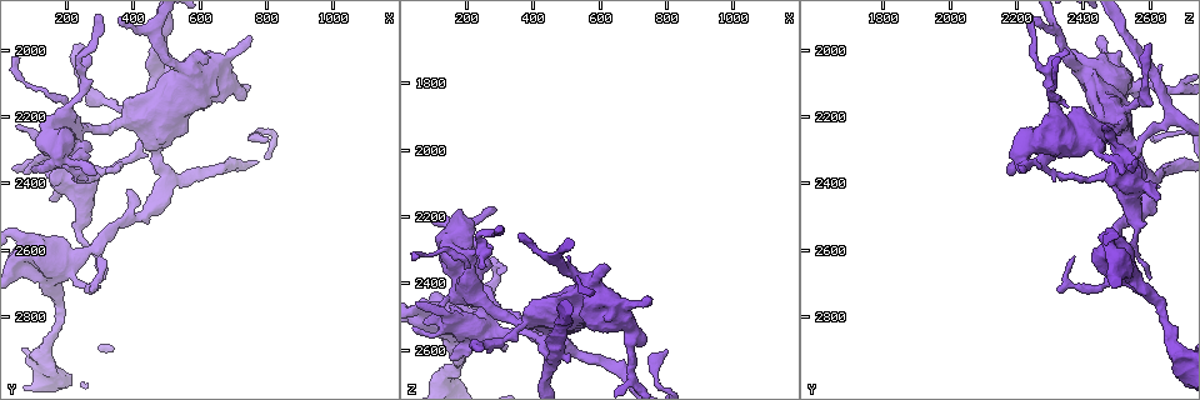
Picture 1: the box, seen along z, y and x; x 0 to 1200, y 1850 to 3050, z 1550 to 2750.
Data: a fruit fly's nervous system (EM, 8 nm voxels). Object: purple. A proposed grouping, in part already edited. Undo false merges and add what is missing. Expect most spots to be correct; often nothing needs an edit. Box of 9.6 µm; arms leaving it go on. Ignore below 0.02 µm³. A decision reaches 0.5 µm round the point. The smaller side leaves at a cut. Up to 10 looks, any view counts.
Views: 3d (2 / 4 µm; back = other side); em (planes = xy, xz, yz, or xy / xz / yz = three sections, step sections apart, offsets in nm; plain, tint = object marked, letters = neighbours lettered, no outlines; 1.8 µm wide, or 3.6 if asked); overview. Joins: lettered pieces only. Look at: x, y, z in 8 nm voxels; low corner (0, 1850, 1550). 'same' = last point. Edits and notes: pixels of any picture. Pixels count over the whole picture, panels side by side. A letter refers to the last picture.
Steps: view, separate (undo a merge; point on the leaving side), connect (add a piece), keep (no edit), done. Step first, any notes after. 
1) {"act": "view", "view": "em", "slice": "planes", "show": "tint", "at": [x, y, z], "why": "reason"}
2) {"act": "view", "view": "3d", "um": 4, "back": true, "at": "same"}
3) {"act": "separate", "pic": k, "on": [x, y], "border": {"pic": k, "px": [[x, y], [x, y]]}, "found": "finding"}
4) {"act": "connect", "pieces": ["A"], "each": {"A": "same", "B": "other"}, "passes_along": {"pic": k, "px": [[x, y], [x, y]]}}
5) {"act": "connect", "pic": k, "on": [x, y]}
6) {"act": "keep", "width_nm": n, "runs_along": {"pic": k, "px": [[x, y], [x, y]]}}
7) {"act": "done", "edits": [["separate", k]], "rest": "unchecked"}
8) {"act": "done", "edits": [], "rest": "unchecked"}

{"act": "view", "view": "3d", "um": 4, "at": [640, 2050, 2460]}

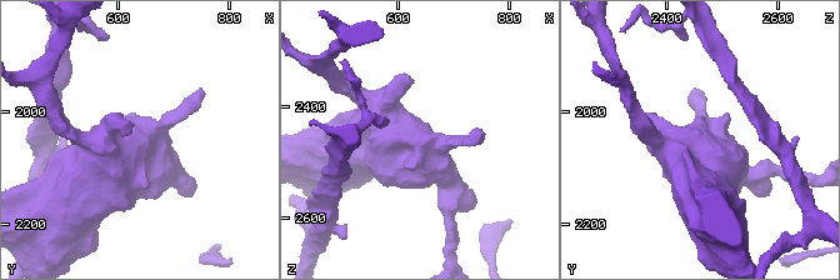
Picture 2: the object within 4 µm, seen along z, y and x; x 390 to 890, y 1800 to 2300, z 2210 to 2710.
{"act": "view", "view": "em", "um": 3.6, "slice": "planes", "show": "tint", "at": [640, 2045, 2455], "why": "need the tissue"}

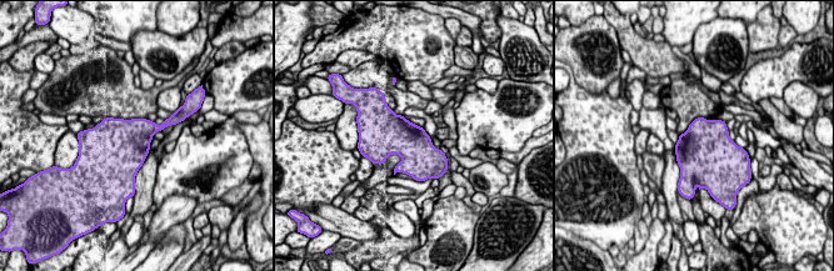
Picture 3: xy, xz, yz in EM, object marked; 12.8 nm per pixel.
{"act": "view", "view": "em", "um": 3.6, "slice": "planes", "show": "letters", "at": "same"}

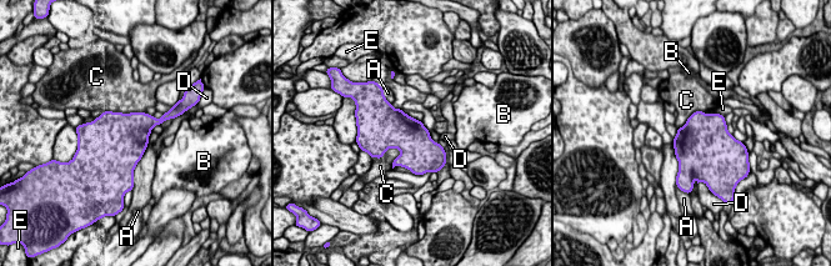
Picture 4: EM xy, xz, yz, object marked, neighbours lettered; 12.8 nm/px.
{"act": "keep", "width_nm": 460, "each": {"A": "other", "B": "other", "C": "other", "D": "other", "E": "other"}, "border": {"pic": 4, "px": [[401, 151], [388, 149], [376, 157]]}, "found": "one neuron here"}

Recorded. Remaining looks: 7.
{"act": "view", "view": "em", "slice": "xy", "step": 16, "show": "letters", "at": [230, 2150, 2300], "why": "narrows sharply"}

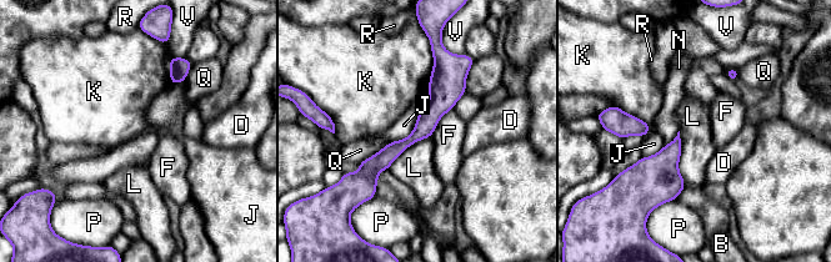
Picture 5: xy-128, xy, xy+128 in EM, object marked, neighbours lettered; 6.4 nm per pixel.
{"act": "keep", "width_nm": 140, "longest_contact_nm": ["L", 380], "each": {"B": "other", "D": "other", "F": "other", "J": "other", "K": "other", "L": "other", "N": "other", "P": "other", "Q": "other", "R": "other", "V": "other"}, "found": "continuous, no second neuron"}

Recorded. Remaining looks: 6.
{"act": "view", "view": "em", "um": 3.6, "slice": "planes", "show": "tint", "at": [440, 2290, 2550], "why": "looks like a crossing"}

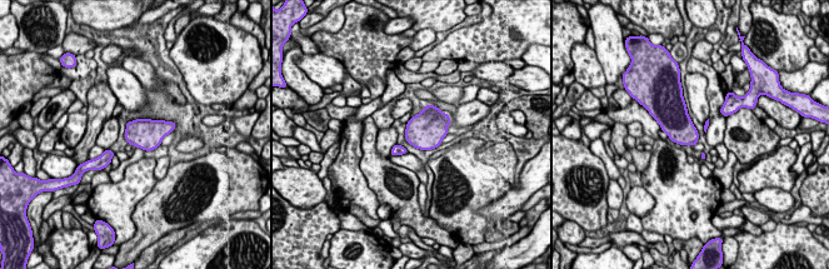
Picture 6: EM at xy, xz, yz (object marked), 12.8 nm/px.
{"act": "view", "view": "em", "um": 3.6, "slice": "planes", "show": "letters", "at": "same"}

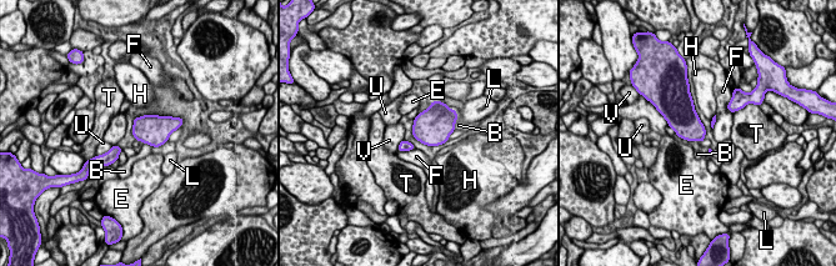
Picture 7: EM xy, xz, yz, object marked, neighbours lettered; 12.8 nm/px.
{"act": "keep", "each": {"B": "other", "E": "other", "F": "other", "H": "other", "L": "other", "T": "other", "U": "other", "V": "other"}, "border": {"pic": 7, "px": [[144, 142], [153, 147]]}, "found": "one neuron here"}

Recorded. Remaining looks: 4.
{"act": "view", "view": "3d", "um": 4, "at": [130, 2340, 2520], "why": "calibre changes"}

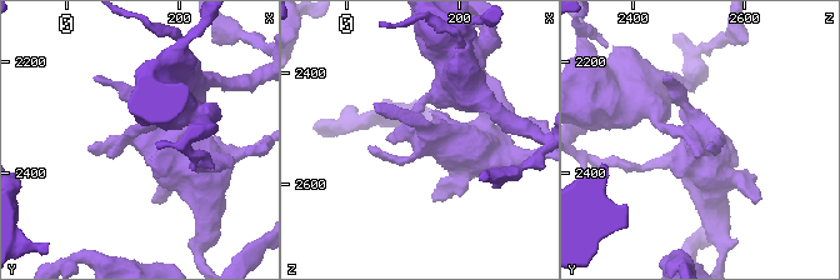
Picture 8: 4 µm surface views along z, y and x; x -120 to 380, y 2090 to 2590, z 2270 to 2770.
{"act": "view", "view": "em", "um": 3.6, "slice": "xy", "step": 4, "show": "tint", "at": [130, 2350, 2525], "why": "shape alone is not enough"}

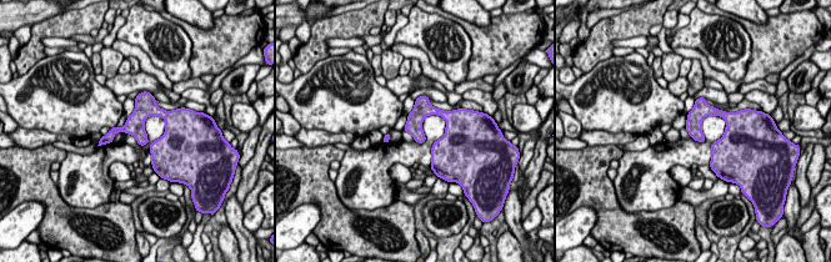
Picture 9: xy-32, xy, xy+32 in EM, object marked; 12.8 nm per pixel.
{"act": "view", "view": "em", "um": 3.6, "slice": "planes", "show": "letters", "at": "same"}

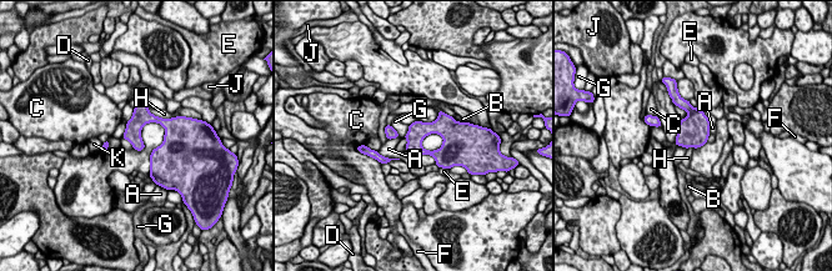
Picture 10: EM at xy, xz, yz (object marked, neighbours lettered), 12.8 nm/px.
{"act": "keep", "each": {"A": "other", "B": "other", "C": "other", "D": "other", "E": "other", "F": "other", "G": "other", "H": "other", "J": "other", "K": "other"}, "border": {"pic": 10, "px": [[148, 109], [155, 115], [171, 118]]}, "found": "all the same neuron"}

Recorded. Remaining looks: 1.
{"act": "done", "edits": [], "rest": "unchecked"}

